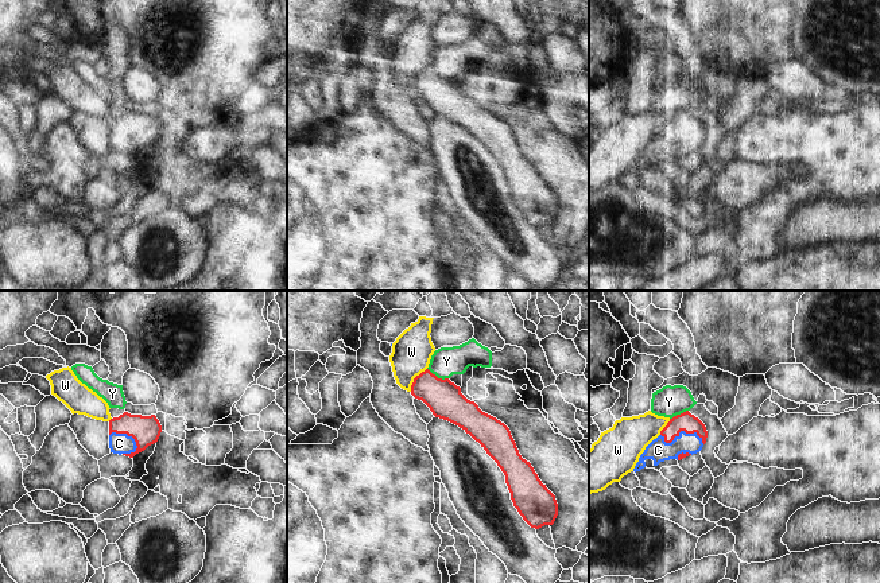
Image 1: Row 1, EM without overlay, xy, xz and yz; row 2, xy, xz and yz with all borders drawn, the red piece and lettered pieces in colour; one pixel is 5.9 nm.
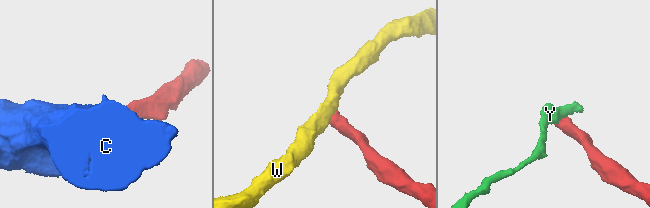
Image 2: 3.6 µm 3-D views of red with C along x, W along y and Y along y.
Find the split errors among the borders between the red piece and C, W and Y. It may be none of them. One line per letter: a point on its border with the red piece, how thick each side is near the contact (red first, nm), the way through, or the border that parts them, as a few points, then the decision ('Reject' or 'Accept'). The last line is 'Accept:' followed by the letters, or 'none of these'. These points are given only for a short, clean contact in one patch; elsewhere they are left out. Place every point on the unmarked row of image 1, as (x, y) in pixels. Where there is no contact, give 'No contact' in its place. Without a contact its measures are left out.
C: Touches red at yz (682, 128). Thickness 120 nm (red) against 140 nm. Path across: yz (686, 120), (682, 128), (665, 146), (658, 148). Accept
W: Touches red at xz (414, 77). Thickness 220 nm (red) against 240 nm. Boundary: xz (426, 66), (414, 77), (410, 89). Reject
Y: Touches red at xz (437, 76). Thickness 220 nm (red) against 180 nm. Boundary: xz (427, 66), (438, 76), (448, 77). Reject
Accept: C.

